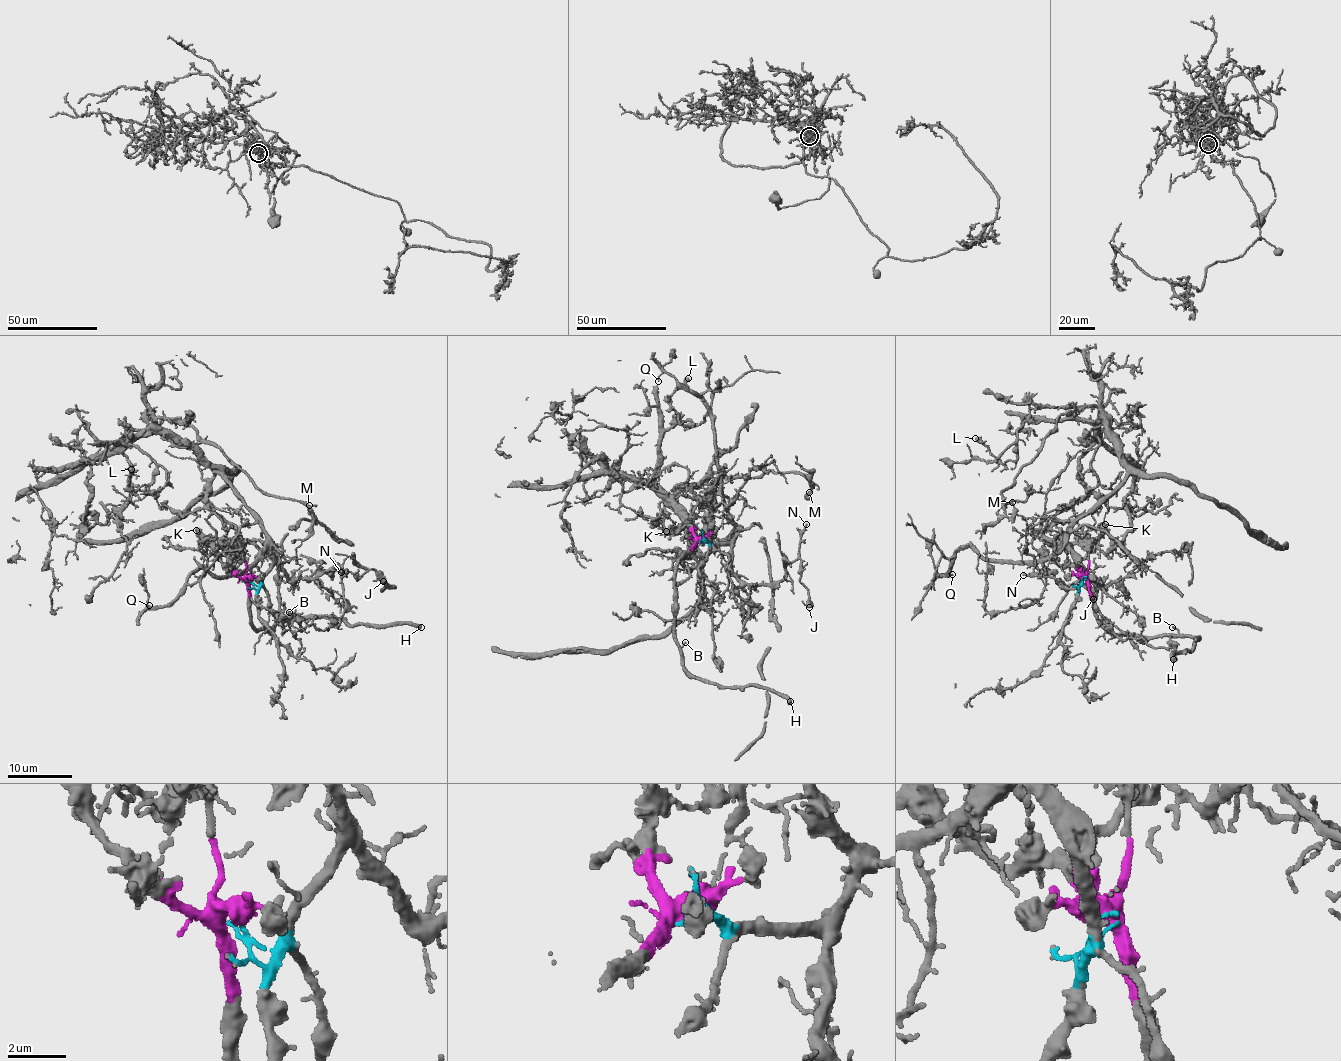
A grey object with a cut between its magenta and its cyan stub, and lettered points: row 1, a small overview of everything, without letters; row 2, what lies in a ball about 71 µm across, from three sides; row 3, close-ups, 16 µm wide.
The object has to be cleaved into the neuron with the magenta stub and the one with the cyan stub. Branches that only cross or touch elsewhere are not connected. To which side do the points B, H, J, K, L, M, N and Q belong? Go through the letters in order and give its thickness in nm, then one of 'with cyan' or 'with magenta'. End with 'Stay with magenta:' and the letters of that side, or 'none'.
B: 160 nm thick; with magenta
H: 500 nm thick; with magenta
J: 380 nm thick; with cyan
K: 320 nm thick; with magenta
L: 460 nm thick; with cyan
M: 140 nm thick; with cyan
N: 180 nm thick; with cyan
Q: 120 nm thick; with cyan
Stay with magenta: B, H, K

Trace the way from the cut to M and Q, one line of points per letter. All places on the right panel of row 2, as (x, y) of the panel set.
M: (1086, 578), (1079, 584), (1072, 526), (1128, 468), (1099, 409), (1062, 414), (1000, 494), (1009, 517), (1011, 502)
Q: (1086, 578), (1079, 584), (1074, 556), (1061, 546), (1017, 561), (962, 546), (941, 574), (952, 573)

